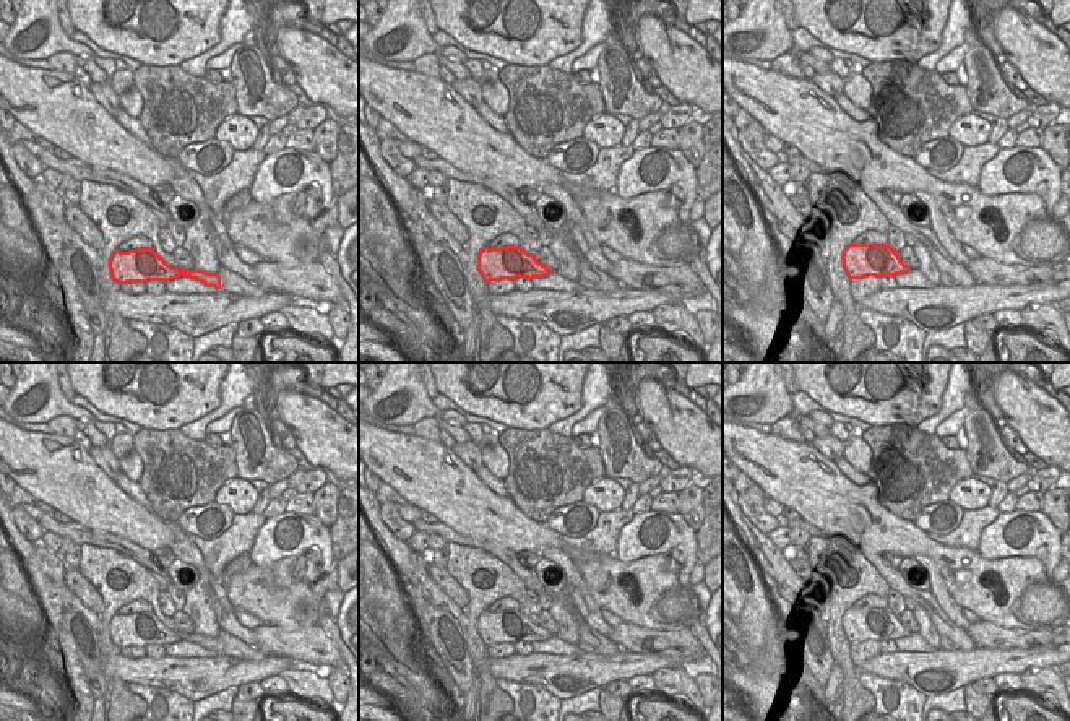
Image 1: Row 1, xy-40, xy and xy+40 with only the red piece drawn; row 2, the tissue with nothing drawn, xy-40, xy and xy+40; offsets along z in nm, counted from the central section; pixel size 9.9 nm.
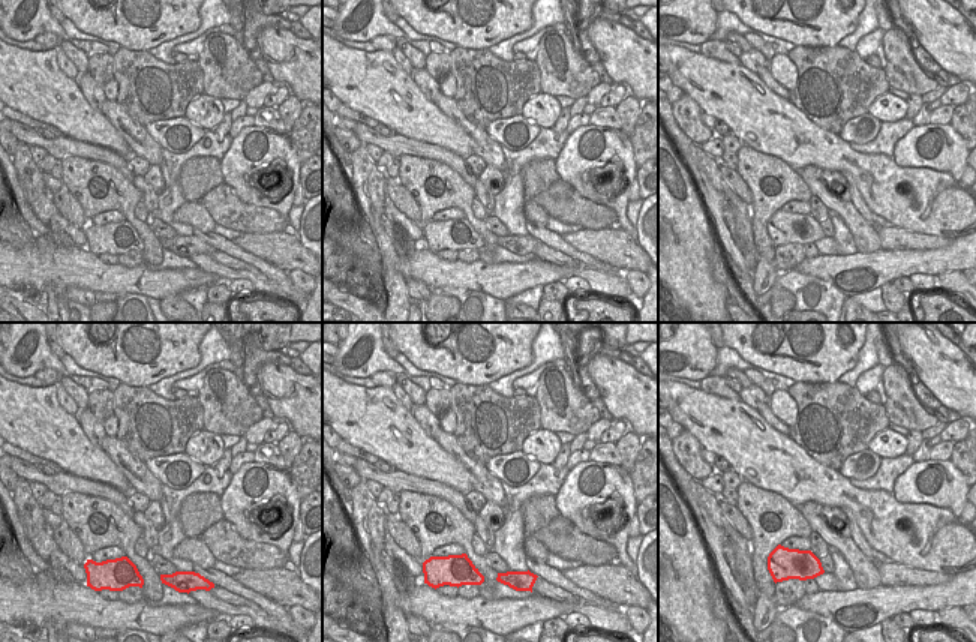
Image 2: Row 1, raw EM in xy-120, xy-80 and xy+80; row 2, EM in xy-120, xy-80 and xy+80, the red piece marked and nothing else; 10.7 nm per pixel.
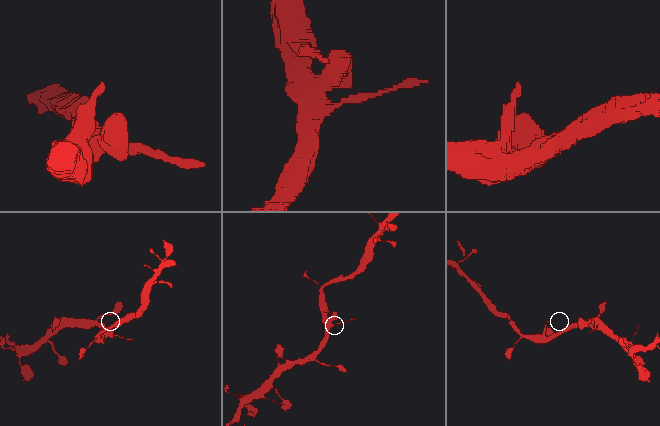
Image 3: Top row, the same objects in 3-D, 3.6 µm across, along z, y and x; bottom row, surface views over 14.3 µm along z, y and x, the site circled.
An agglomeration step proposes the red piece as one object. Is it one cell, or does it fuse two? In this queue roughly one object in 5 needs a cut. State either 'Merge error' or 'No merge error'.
No merge error.

